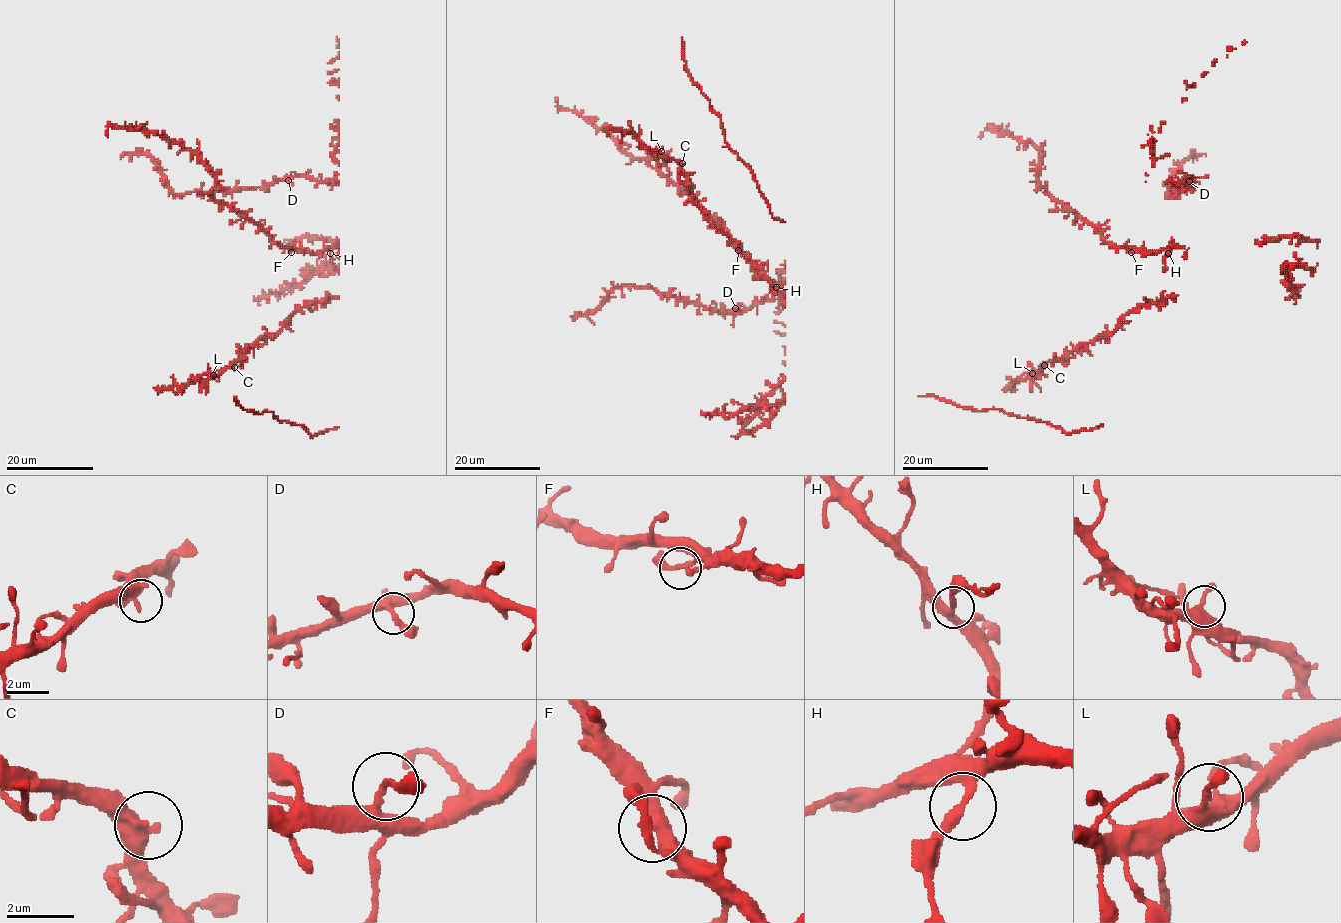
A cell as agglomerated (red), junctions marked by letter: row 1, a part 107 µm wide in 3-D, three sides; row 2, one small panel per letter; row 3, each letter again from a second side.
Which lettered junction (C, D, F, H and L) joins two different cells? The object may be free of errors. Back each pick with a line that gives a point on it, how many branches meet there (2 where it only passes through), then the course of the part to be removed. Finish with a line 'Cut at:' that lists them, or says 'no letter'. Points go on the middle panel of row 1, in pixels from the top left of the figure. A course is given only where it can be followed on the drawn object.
H: Place: (776, 287). Branches: 2
Cut at: H

